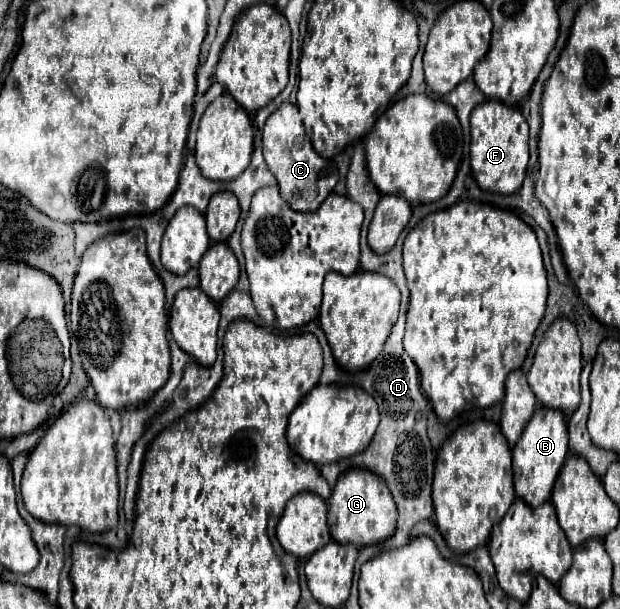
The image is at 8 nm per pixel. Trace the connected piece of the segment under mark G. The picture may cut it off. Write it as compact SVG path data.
M354 467L338 477L338 483L334 485L328 499L328 525L332 537L338 543L352 543L356 547L380 543L392 537L396 519L398 509L394 505L394 499L390 497L390 489L386 489L386 481L382 481L376 473Z

